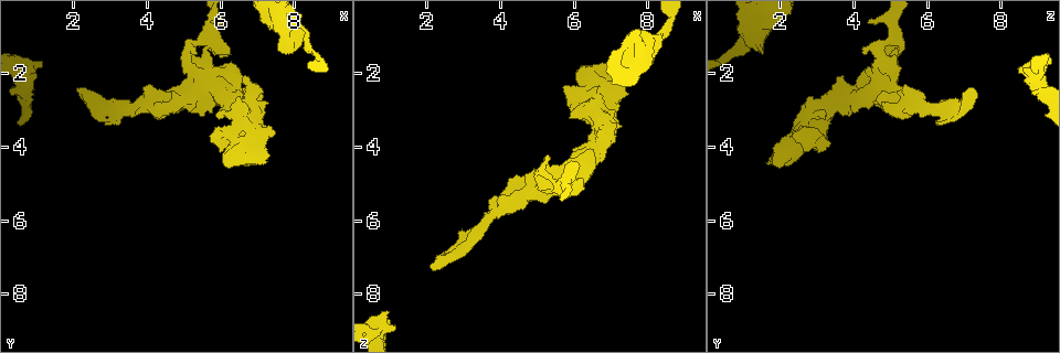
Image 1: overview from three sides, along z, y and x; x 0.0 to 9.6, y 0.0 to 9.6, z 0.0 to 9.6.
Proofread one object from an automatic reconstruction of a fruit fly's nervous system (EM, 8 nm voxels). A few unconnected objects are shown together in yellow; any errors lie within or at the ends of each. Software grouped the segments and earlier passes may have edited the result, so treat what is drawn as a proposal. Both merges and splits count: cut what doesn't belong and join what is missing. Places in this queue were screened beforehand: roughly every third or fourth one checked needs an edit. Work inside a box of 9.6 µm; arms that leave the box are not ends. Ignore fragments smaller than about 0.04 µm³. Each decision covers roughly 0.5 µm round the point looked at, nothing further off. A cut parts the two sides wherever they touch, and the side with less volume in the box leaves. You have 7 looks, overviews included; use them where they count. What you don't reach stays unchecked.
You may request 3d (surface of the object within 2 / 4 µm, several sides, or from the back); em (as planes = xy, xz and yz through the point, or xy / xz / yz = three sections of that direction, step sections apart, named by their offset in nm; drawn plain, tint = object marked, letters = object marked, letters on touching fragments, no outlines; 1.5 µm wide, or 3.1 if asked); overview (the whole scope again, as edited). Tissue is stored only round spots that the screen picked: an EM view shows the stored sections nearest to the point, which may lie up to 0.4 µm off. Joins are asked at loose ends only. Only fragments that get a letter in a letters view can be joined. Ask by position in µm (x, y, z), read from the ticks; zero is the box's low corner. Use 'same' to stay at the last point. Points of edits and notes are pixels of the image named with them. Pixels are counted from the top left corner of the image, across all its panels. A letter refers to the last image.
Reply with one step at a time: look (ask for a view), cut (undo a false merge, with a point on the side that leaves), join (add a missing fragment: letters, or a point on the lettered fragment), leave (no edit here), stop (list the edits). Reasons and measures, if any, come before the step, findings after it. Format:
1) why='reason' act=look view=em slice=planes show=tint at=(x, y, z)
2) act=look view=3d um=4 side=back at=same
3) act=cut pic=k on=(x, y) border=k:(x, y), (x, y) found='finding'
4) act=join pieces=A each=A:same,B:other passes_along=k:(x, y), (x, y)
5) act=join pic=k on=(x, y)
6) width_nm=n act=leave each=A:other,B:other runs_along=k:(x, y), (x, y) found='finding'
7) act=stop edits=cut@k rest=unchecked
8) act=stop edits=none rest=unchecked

why='branch stops here' act=look view=em slice=planes show=letters at=(2.95, 3.35, 6.35)

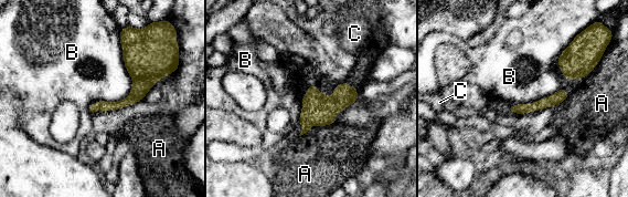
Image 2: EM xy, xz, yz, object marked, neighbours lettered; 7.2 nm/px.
act=leave each=A:other,B:other,C:other border=2:(120, 35), (130, 93), (91, 114) found='no lettered fragment goes on from it'

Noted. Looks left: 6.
why='branch stops here' act=look view=em slice=planes show=letters at=(1.10, 1.80, 8.90)

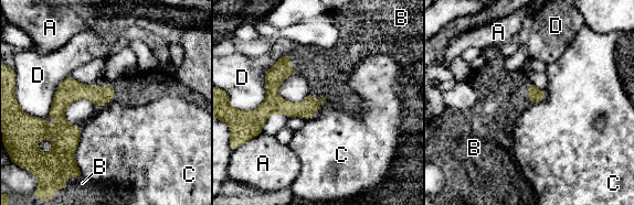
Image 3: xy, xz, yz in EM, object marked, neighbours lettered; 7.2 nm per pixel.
act=join pieces=B each=A:other,B:same,C:other,D:other found='it goes on there'

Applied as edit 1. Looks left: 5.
act=look view=overview

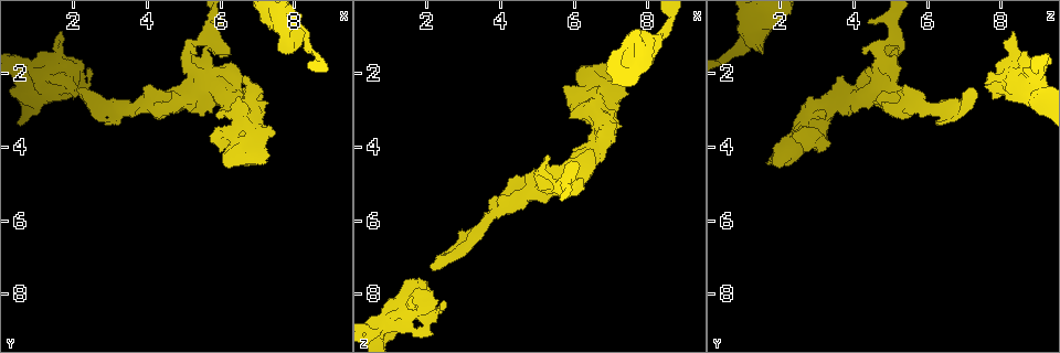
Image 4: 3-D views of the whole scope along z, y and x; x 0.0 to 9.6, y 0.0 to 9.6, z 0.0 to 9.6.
why='branch stops here' act=look view=em slice=planes show=letters at=(7.20, 4.45, 1.55)

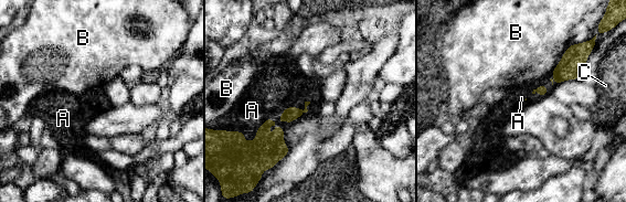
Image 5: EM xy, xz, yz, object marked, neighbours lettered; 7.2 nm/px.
longest_contact=A:200nm act=join pieces=A each=A:same,B:other,C:other passes_along=5:(289, 114), (298, 108), (264, 109) found='it goes on there'

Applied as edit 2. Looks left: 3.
act=stop edits=join@3,join@5 rest=unchecked

